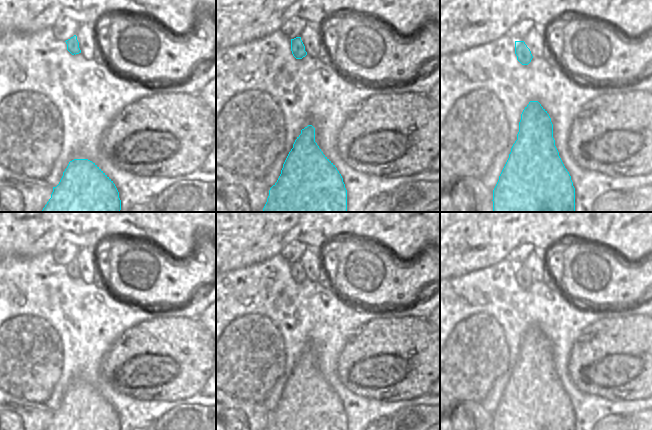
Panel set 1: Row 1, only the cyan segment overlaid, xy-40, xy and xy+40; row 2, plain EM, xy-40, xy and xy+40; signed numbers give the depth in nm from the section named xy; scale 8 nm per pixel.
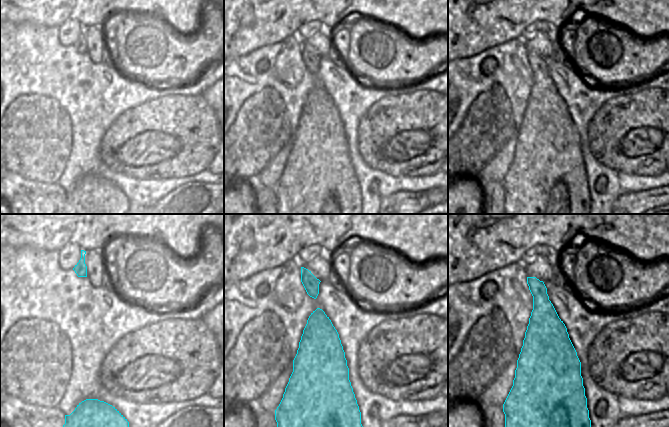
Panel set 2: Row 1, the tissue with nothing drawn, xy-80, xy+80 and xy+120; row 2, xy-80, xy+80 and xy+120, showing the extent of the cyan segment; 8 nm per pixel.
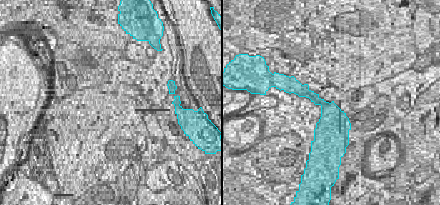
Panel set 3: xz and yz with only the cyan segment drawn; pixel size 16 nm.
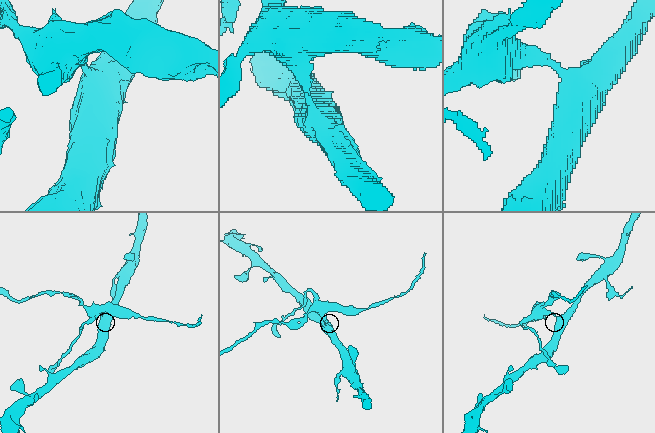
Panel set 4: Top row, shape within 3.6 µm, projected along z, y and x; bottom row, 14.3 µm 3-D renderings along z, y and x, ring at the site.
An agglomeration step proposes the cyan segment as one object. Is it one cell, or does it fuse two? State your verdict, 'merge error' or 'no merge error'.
merge error

